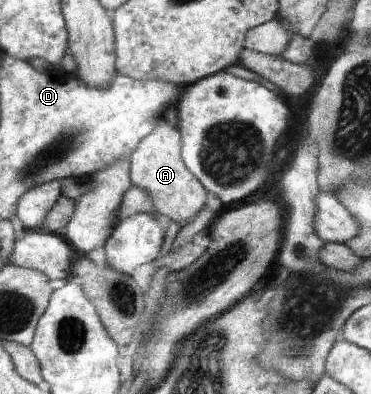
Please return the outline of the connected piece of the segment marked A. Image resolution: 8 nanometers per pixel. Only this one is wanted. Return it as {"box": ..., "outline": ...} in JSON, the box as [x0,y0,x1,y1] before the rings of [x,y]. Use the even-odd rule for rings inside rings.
{"box":[130,119,207,225],"outline":[[[165,119],[158,121],[156,129],[142,139],[130,155],[130,181],[132,185],[150,193],[154,209],[159,215],[166,215],[180,225],[186,225],[207,203],[206,189],[183,163],[180,133],[168,125]]]}

